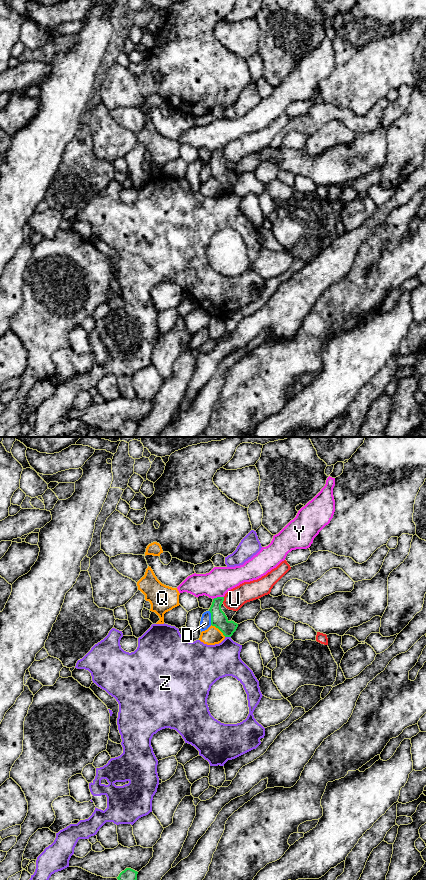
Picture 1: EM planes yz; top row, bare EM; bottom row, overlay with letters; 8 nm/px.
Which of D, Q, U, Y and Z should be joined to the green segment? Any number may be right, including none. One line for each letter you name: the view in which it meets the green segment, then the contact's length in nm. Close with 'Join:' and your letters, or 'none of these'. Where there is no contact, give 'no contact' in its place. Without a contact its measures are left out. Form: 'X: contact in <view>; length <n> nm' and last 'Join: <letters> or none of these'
Join: none of these

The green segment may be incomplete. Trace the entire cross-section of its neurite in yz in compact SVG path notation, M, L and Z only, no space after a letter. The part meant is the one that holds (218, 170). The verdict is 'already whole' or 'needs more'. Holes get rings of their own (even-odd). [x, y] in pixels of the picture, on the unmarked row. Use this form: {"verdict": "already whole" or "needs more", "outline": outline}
{"verdict": "already whole", "outline": "M217 149L213 151L212 157L209 161L211 165L211 177L218 180L225 189L231 189L236 183L238 176L234 173L229 173L225 165L221 161L224 149Z"}

